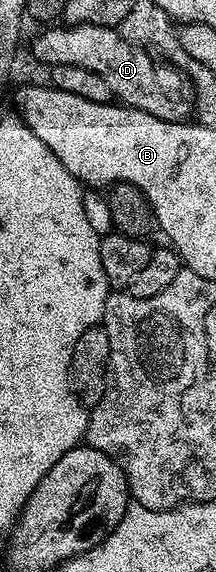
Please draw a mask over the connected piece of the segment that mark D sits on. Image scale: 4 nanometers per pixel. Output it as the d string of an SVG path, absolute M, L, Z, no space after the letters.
M83 22L53 24L42 30L45 31L33 42L35 61L49 62L50 67L87 68L87 72L103 76L110 95L118 103L134 106L136 110L147 112L159 120L189 122L194 117L197 91L188 74L164 60L158 60L145 47L136 46L121 35L120 29Z

